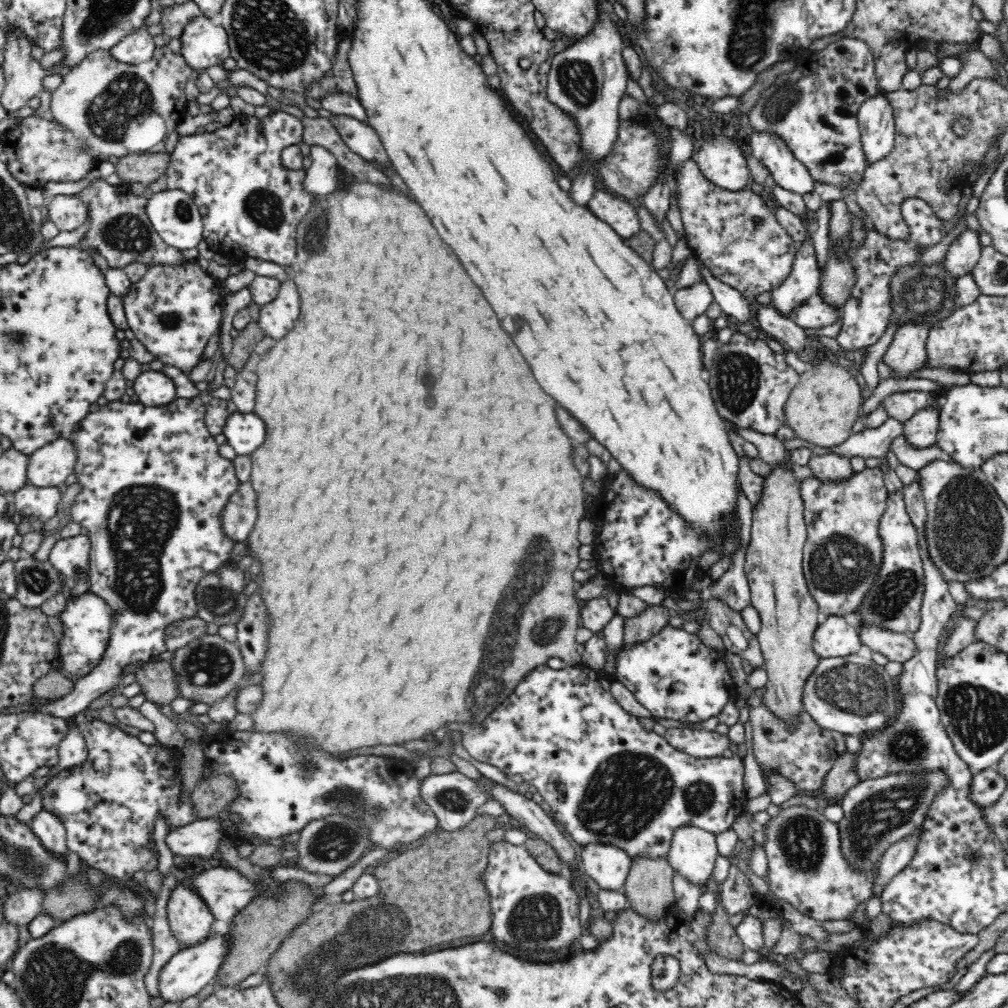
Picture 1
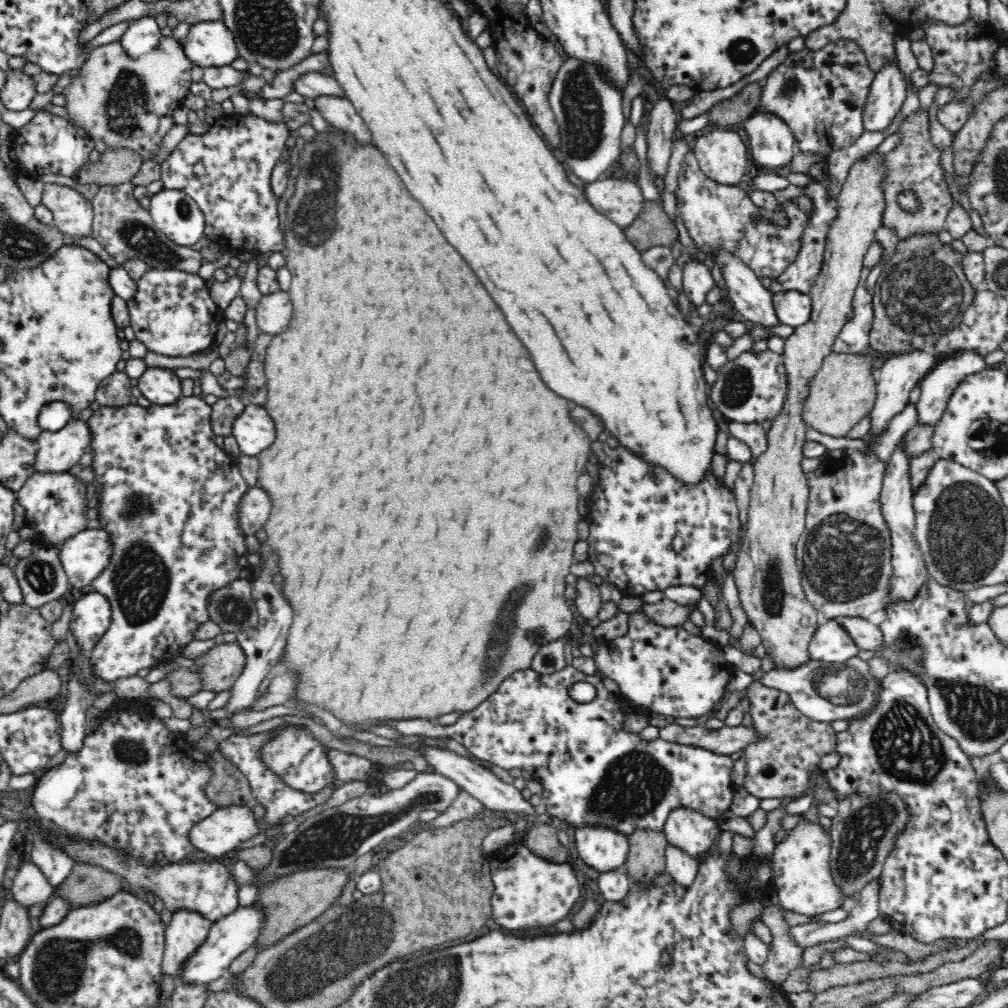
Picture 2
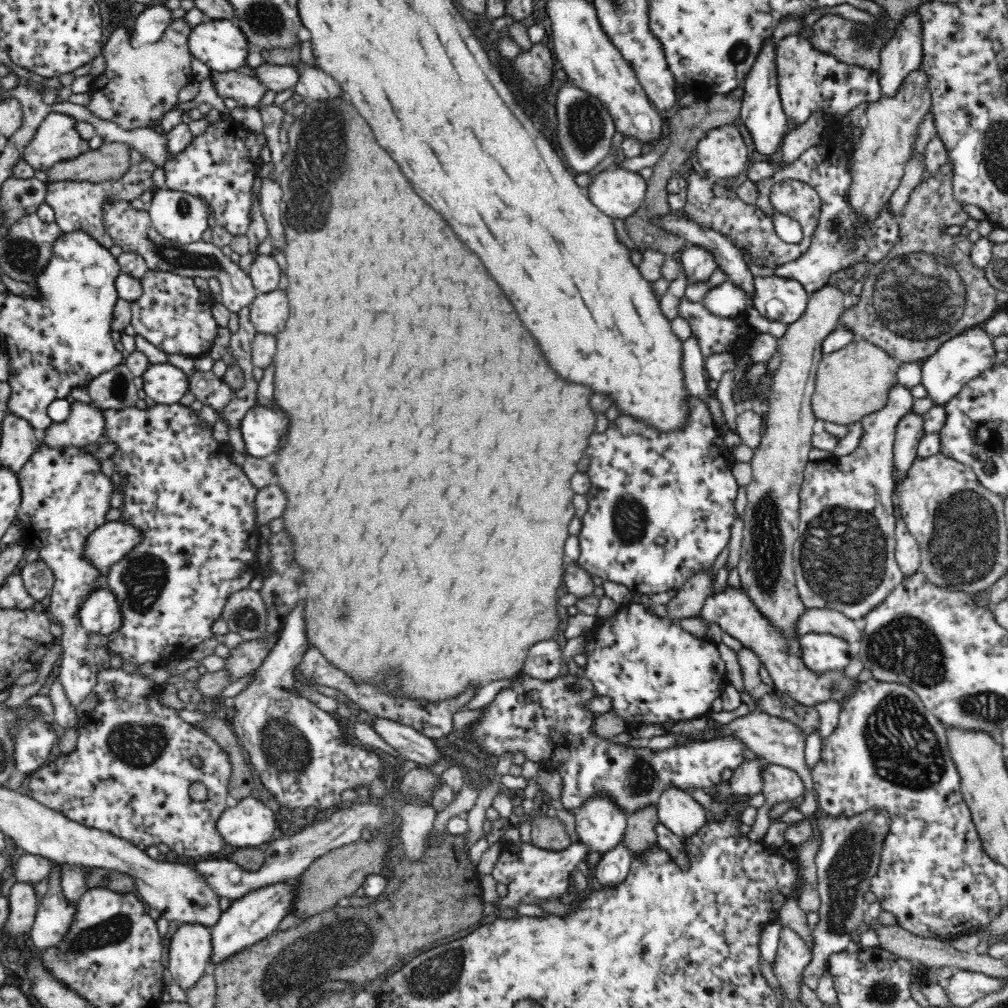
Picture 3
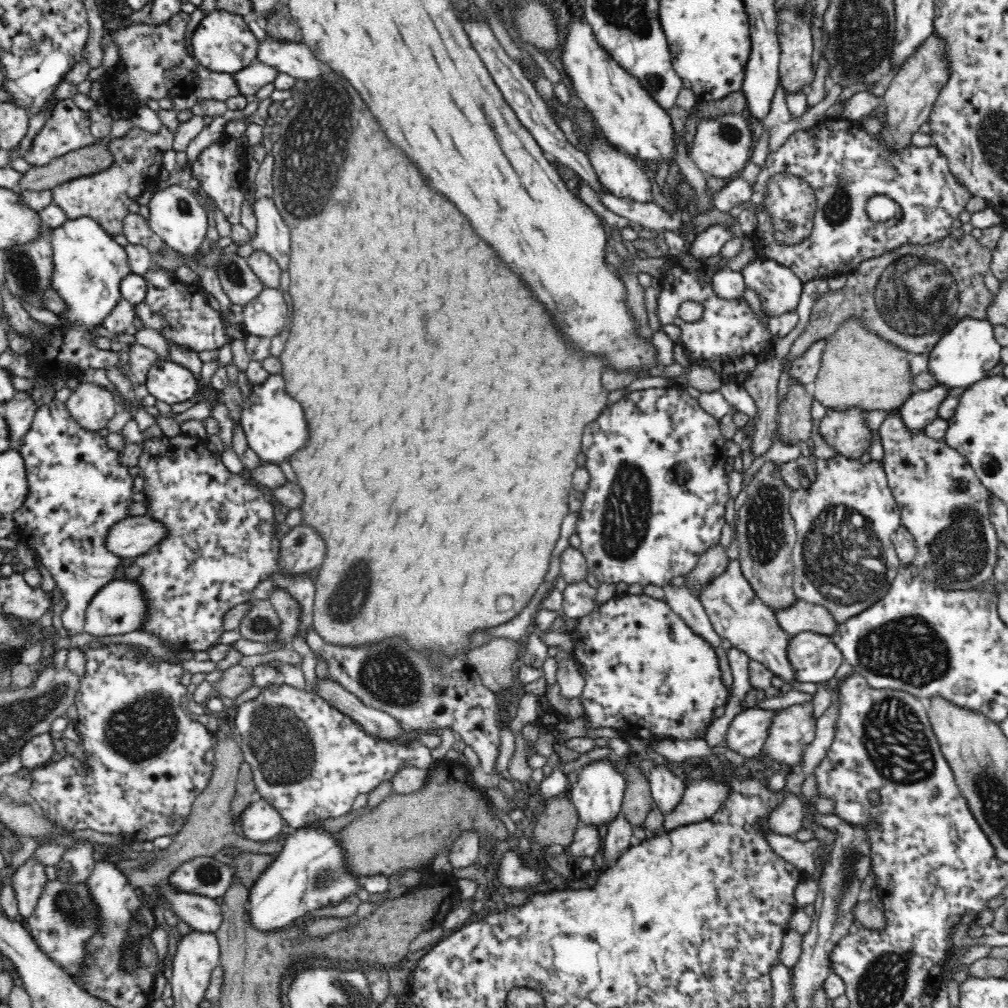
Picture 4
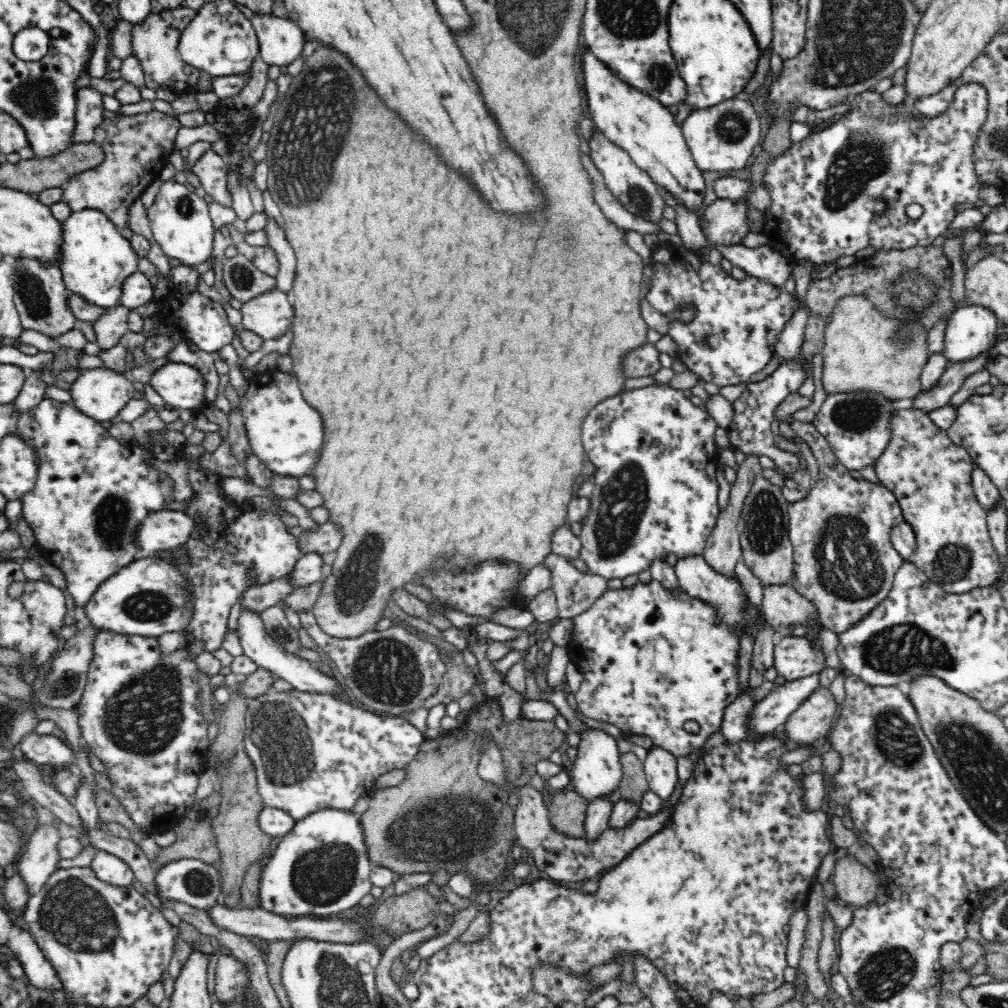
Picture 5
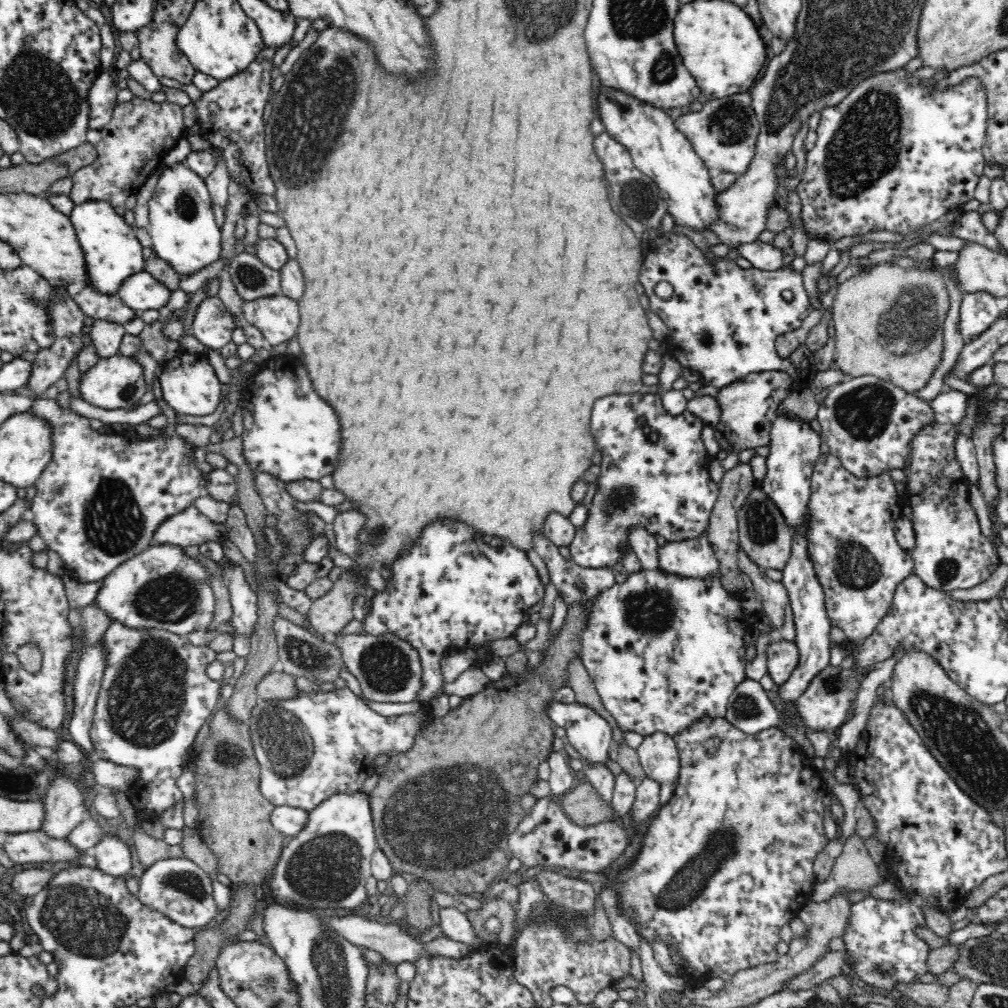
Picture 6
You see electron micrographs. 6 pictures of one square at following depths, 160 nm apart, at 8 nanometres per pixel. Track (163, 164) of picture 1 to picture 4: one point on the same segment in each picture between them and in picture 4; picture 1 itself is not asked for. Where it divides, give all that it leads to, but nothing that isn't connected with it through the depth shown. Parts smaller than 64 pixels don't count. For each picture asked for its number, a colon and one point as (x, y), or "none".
2: (117, 166)
3: (111, 161)
4: (90, 160)

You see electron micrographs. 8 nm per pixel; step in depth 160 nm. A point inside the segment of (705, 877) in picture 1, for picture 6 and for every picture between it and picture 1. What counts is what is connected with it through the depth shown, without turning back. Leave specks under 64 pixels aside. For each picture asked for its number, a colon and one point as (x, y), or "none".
2: (696, 835)
3: (677, 810)
4: (667, 789)
5: (660, 766)
6: (658, 753)

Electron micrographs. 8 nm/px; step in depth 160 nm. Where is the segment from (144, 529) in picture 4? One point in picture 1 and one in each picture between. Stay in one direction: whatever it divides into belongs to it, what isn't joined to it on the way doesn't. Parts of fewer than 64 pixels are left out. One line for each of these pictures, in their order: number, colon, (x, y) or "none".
1: (69, 555)
2: (83, 556)
3: (107, 545)

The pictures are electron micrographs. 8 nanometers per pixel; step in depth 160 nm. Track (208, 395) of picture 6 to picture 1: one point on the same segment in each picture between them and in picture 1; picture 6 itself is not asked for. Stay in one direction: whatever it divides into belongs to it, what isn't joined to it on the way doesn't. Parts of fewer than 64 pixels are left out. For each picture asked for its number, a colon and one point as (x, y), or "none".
1: (153, 388)
2: (161, 386)
3: (165, 383)
4: (167, 381)
5: (181, 386)

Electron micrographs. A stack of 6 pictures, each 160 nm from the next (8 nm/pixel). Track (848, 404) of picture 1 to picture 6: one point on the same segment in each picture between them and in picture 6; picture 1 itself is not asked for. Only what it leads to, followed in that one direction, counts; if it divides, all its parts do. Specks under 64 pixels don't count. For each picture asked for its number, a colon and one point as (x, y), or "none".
2: (842, 392)
3: (851, 383)
4: (859, 370)
5: (863, 351)
6: (888, 320)

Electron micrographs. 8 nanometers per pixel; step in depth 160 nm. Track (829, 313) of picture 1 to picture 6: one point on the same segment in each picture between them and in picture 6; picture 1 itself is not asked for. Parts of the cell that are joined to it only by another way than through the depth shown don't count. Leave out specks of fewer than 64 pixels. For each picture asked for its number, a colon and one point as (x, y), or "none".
2: (793, 308)
3: (793, 295)
4: (779, 289)
5: (764, 263)
6: (762, 255)

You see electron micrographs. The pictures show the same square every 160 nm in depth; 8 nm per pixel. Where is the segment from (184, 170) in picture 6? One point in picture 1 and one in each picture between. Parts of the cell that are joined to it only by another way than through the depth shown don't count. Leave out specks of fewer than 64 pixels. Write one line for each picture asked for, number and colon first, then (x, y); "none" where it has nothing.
1: (174, 215)
2: (174, 213)
3: (178, 215)
4: (178, 216)
5: (180, 221)

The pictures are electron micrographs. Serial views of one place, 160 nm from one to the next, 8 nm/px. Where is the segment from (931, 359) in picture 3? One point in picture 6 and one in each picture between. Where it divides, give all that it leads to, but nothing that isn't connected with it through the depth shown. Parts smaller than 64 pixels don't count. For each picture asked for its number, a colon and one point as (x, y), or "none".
4: (966, 353)
5: (972, 330)
6: (978, 310)

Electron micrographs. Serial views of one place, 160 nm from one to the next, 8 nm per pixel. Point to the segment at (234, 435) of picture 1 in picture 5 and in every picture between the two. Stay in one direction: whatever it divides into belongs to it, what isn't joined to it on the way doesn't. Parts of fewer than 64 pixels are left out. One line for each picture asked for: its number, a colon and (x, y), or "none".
2: (253, 430)
3: (261, 428)
4: (274, 424)
5: (284, 433)

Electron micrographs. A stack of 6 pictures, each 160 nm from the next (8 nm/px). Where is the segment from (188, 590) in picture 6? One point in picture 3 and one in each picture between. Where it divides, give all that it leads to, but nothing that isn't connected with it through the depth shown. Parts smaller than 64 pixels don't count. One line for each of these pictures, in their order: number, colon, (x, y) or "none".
3: (99, 613)
4: (118, 607)
5: (148, 597)

